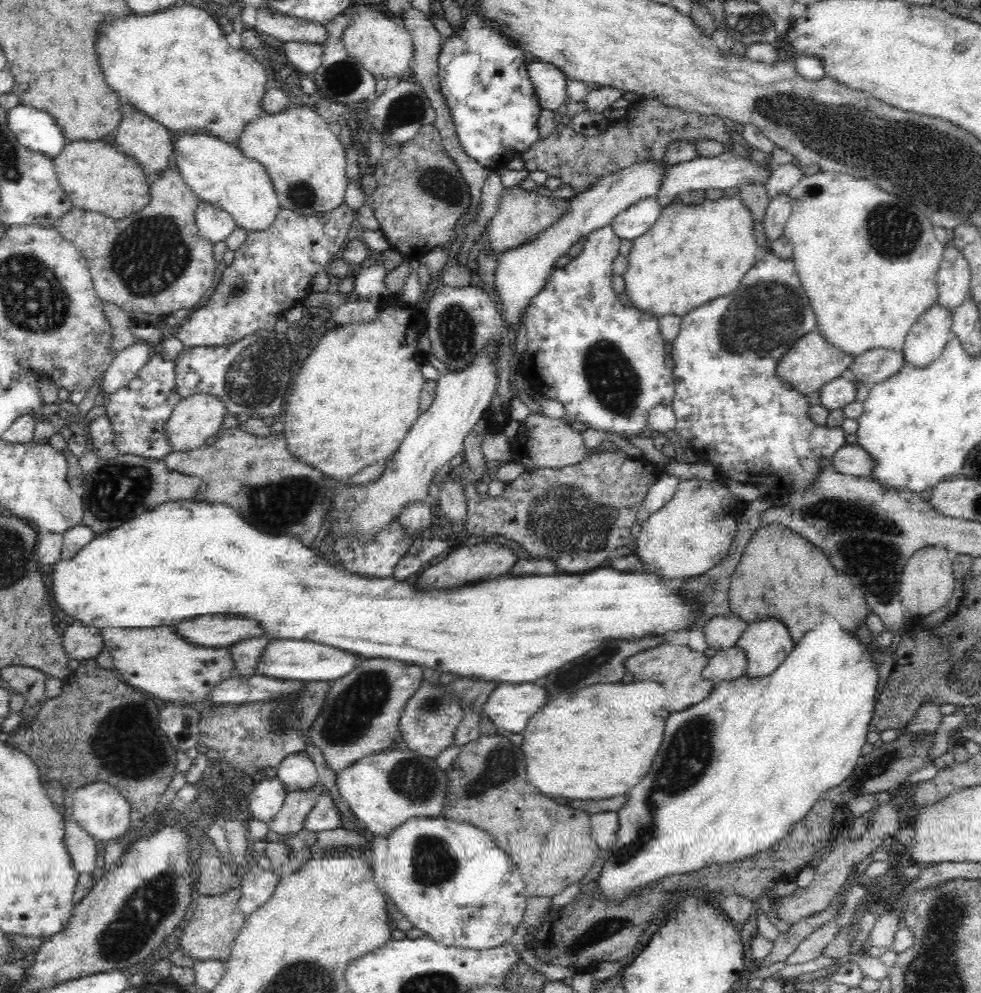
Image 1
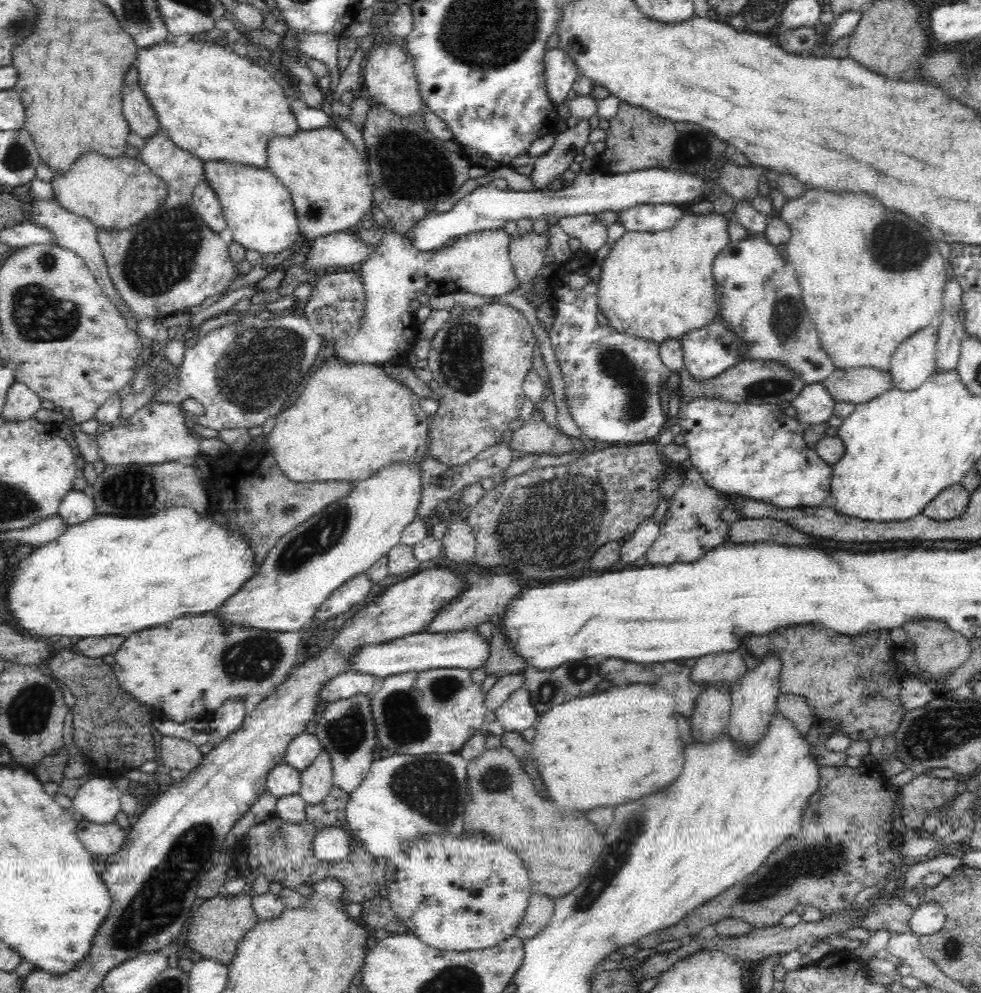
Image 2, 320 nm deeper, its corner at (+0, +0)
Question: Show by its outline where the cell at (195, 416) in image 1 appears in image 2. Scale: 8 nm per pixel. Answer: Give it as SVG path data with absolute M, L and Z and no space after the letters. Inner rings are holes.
M148 402L128 421L118 427L95 435L98 458L105 466L134 464L160 464L182 457L192 458L199 453L198 438L191 435L190 425L185 422L185 413L179 404Z

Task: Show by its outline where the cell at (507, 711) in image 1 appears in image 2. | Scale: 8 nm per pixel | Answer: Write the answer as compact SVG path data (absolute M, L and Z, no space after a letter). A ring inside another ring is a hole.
M525 687L515 690L495 710L495 714L505 731L524 732L538 720L538 714L530 700L530 693Z

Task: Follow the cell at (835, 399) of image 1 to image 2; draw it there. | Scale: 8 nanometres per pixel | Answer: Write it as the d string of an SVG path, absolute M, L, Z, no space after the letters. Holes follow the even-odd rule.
M822 383L806 385L792 400L796 420L802 426L824 424L833 416L835 401Z

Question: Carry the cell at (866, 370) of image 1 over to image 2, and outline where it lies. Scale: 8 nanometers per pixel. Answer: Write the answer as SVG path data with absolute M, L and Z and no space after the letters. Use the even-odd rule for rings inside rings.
M872 367L835 369L822 385L826 386L835 402L850 402L855 406L870 402L891 389L889 371Z

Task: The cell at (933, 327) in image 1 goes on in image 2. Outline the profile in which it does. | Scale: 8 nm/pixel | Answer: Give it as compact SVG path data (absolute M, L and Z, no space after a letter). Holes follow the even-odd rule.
M932 324L904 340L891 358L891 387L913 391L934 373L937 342L938 329Z

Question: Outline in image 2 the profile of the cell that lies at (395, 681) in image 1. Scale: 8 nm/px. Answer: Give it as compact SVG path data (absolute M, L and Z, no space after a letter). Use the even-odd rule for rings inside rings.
M362 694L329 702L322 706L315 720L315 737L332 759L335 786L348 795L361 786L373 764L376 737L374 737L374 718L370 713L370 697L370 694Z

